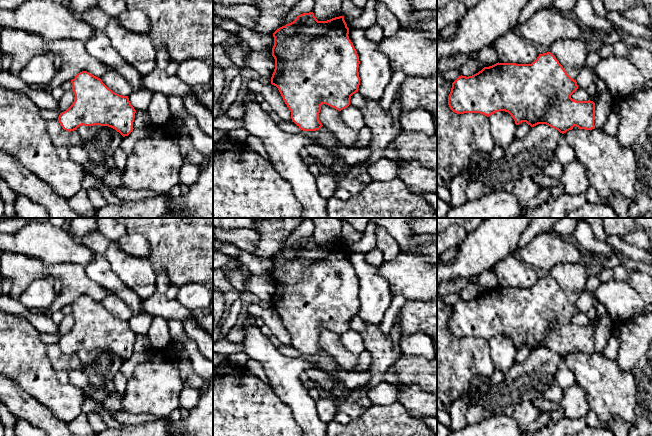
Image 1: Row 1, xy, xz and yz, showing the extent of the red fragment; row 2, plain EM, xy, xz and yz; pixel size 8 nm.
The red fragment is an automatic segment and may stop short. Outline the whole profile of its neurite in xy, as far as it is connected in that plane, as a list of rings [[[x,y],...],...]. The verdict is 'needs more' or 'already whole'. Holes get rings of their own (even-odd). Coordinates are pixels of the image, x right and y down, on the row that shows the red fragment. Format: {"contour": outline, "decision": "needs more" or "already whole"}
{"contour": [[[87,71],[78,73],[71,83],[74,102],[58,117],[64,130],[70,132],[82,125],[100,125],[115,129],[123,137],[133,131],[136,110],[128,96],[113,92]]], "decision": "already whole"}

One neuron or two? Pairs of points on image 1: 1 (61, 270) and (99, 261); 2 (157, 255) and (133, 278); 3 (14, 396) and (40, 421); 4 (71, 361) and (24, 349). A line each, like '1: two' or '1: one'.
1: two
2: two
3: one
4: two

